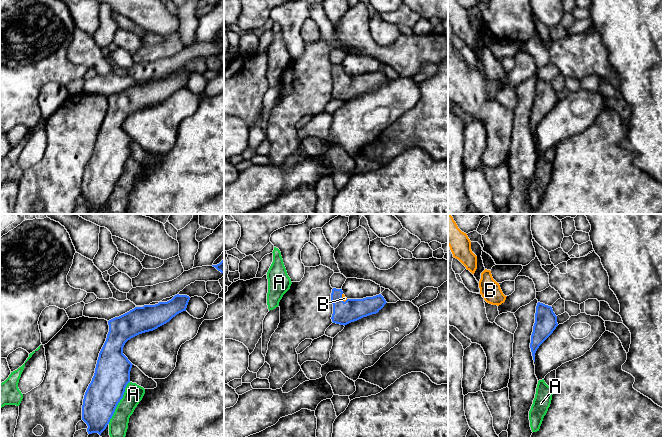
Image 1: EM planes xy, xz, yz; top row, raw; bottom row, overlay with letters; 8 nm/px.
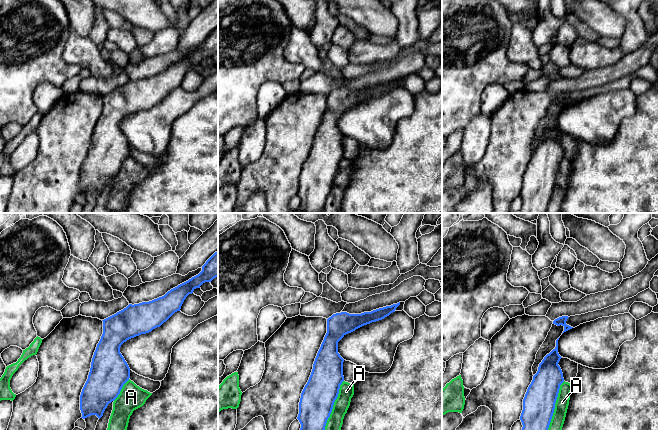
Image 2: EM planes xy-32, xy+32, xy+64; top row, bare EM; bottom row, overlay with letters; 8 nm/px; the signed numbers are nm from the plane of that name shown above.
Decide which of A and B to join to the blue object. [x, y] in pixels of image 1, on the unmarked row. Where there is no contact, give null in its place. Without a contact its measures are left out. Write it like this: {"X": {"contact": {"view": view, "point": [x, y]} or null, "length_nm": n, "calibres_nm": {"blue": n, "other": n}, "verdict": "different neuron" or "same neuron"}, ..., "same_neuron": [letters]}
{"A": {"contact": {"view": "xy", "point": [119, 177]}, "length_nm": 380, "calibres_nm": {"blue": 280, "other": 160}, "verdict": "different neuron"}, "B": {"contact": {"view": "xz", "point": [341, 74]}, "length_nm": 80, "calibres_nm": {"blue": 180, "other": 40}, "verdict": "same neuron"}, "same_neuron": ["B"]}

